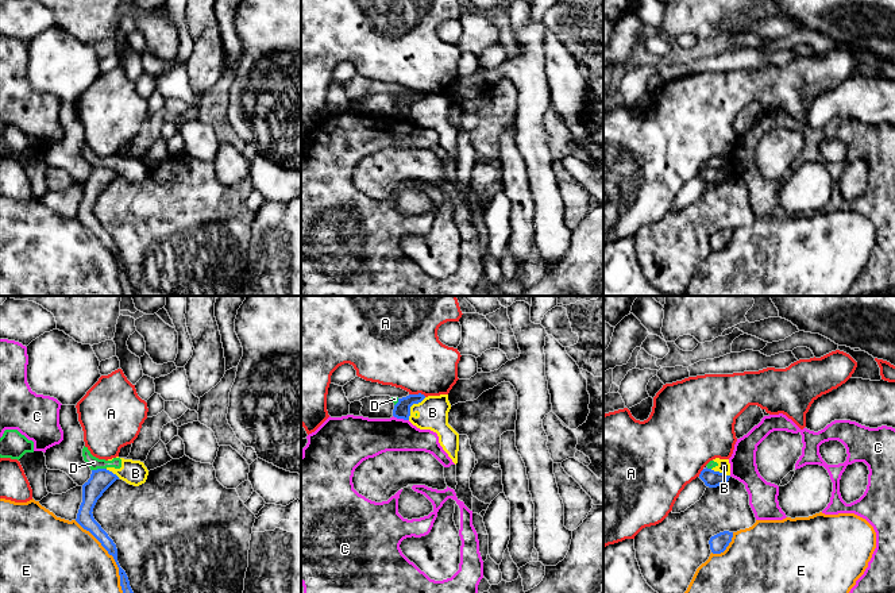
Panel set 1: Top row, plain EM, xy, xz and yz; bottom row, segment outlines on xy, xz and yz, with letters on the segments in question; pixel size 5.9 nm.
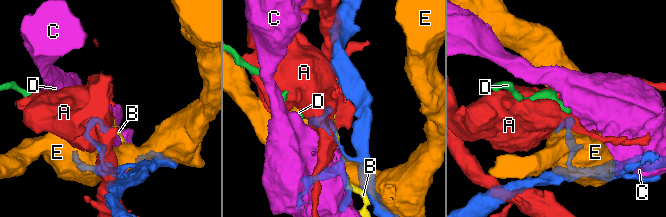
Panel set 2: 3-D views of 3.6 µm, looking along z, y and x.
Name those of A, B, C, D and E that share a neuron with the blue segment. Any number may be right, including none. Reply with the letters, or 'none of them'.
none of them

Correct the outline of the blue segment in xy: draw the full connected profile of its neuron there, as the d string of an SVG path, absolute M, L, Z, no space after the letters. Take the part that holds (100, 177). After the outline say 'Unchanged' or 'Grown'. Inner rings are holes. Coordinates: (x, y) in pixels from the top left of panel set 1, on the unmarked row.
M107 166L92 167L90 176L82 182L82 200L80 203L76 219L86 228L89 228L113 254L120 273L120 284L124 296L135 296L134 289L130 284L126 269L117 259L117 246L108 231L93 215L93 205L103 190L116 178L119 174Z. Unchanged

